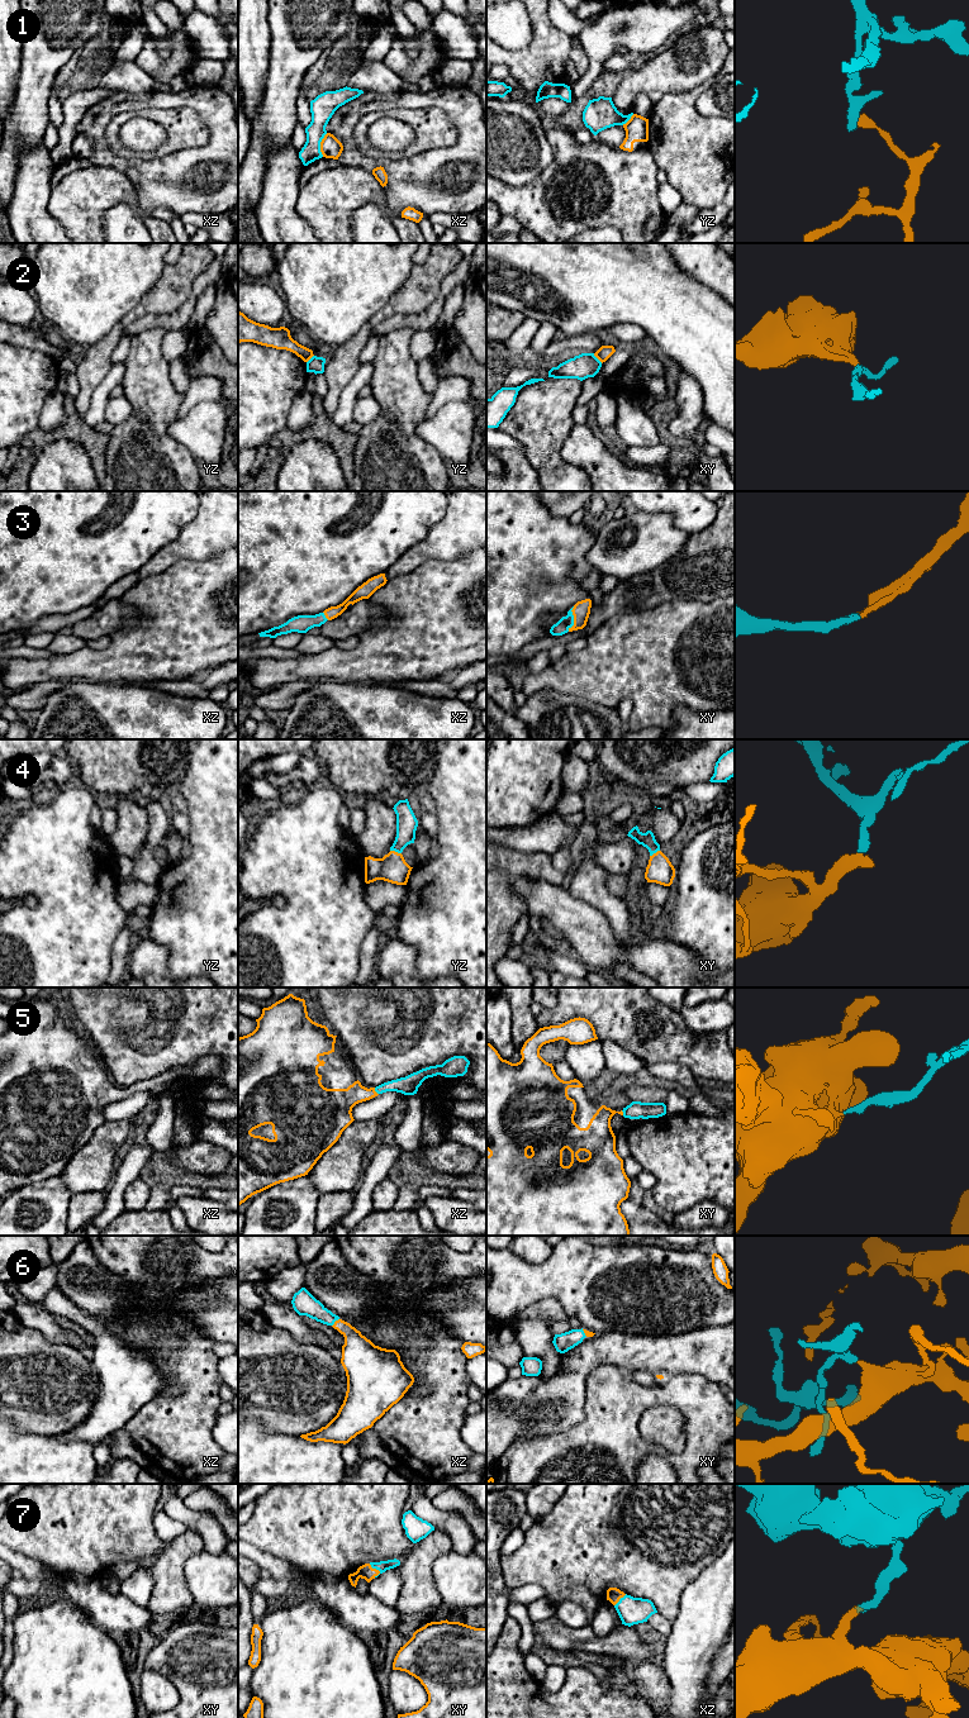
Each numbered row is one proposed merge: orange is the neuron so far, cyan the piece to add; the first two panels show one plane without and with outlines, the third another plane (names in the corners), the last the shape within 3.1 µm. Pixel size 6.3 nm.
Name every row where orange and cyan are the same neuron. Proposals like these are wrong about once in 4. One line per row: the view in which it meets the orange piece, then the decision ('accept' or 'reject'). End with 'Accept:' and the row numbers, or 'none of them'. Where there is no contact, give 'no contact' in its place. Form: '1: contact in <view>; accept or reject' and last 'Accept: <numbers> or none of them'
1: contact in xz; reject
2: contact in xy; reject
3: contact in xy; accept
4: contact in yz; accept
5: contact in xz; accept
6: contact in xz; accept
7: contact in xy; accept
Accept: 3, 4, 5, 6, 7

